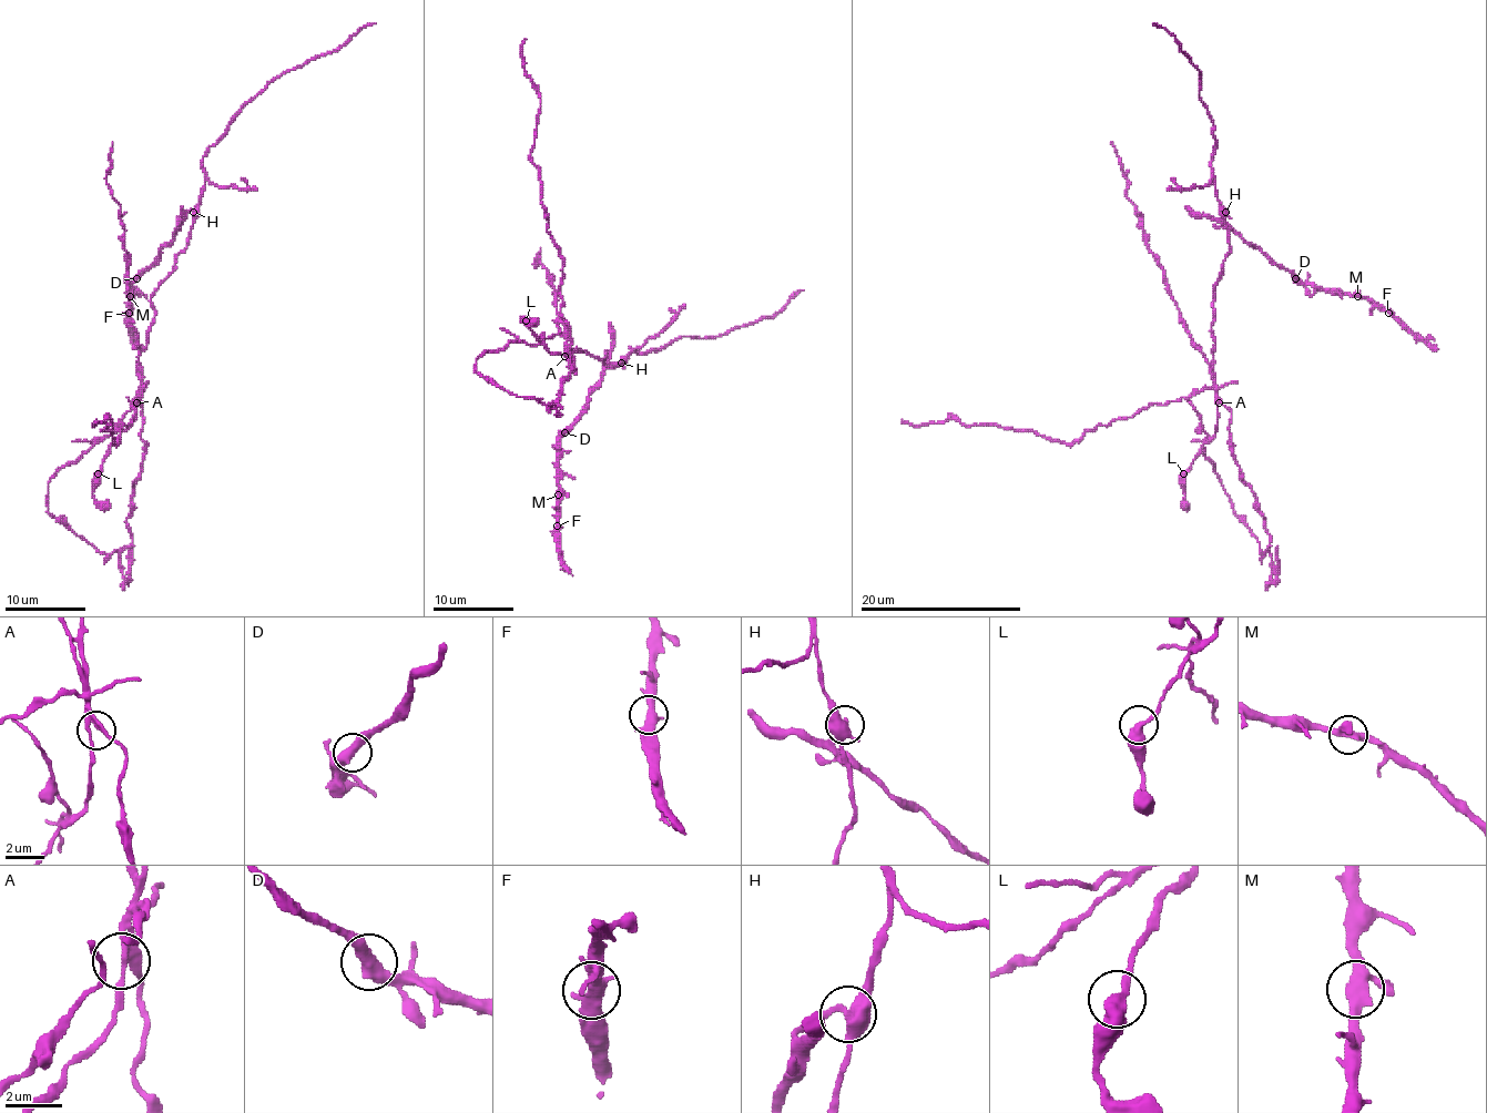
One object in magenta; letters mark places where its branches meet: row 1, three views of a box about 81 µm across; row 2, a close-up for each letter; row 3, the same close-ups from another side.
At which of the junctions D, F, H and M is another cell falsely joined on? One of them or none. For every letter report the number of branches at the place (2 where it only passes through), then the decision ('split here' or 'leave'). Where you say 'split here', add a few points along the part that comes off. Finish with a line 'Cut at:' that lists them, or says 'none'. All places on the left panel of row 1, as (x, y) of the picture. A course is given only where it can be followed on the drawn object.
D: branches 2; leave
F: branches 2; leave
H: branches 3; split here; course (193, 212), (139, 355), (132, 542), (100, 553), (48, 511), (48, 481), (109, 435), (126, 397)
M: branches 3; leave
Cut at: H

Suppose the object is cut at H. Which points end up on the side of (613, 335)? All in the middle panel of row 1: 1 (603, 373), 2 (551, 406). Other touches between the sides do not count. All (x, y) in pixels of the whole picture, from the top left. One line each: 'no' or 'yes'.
1: yes
2: no

